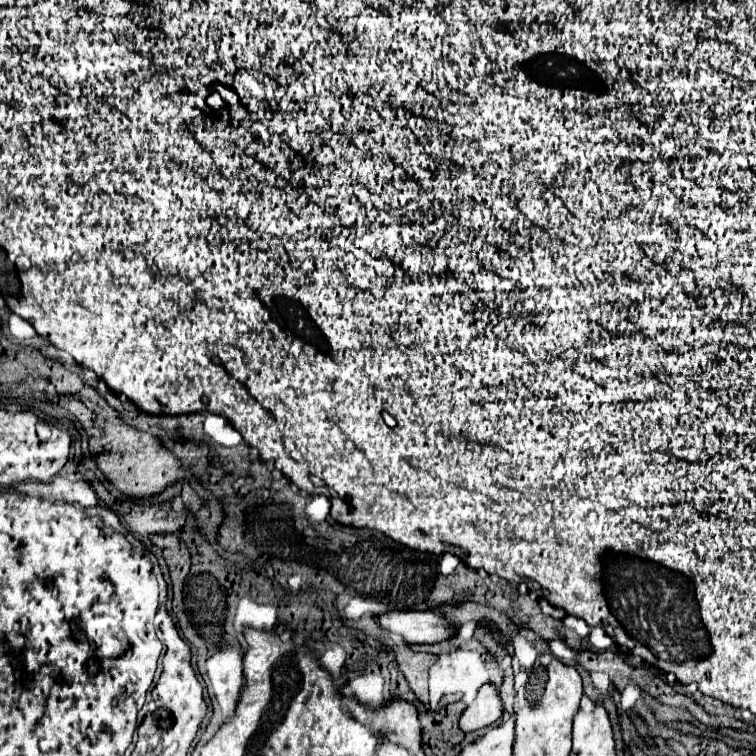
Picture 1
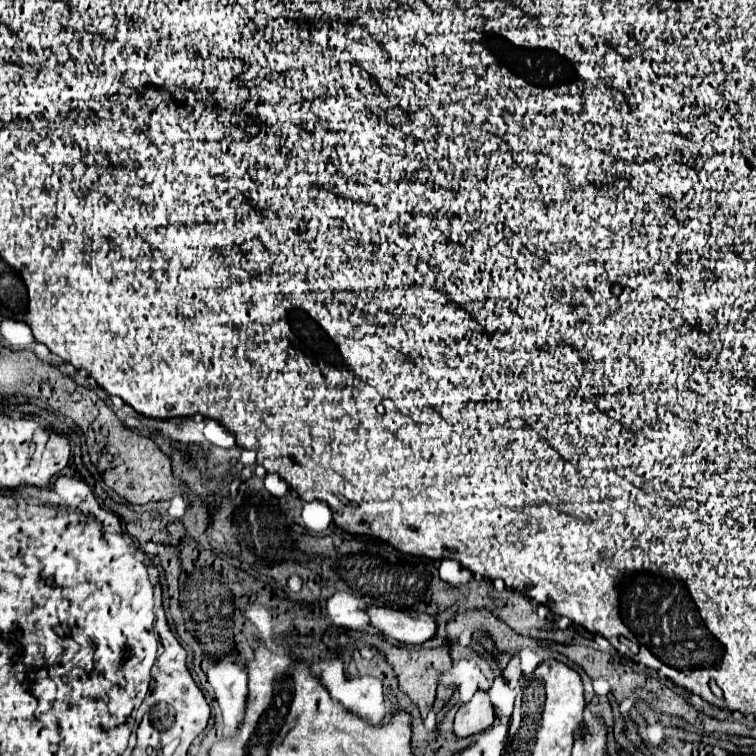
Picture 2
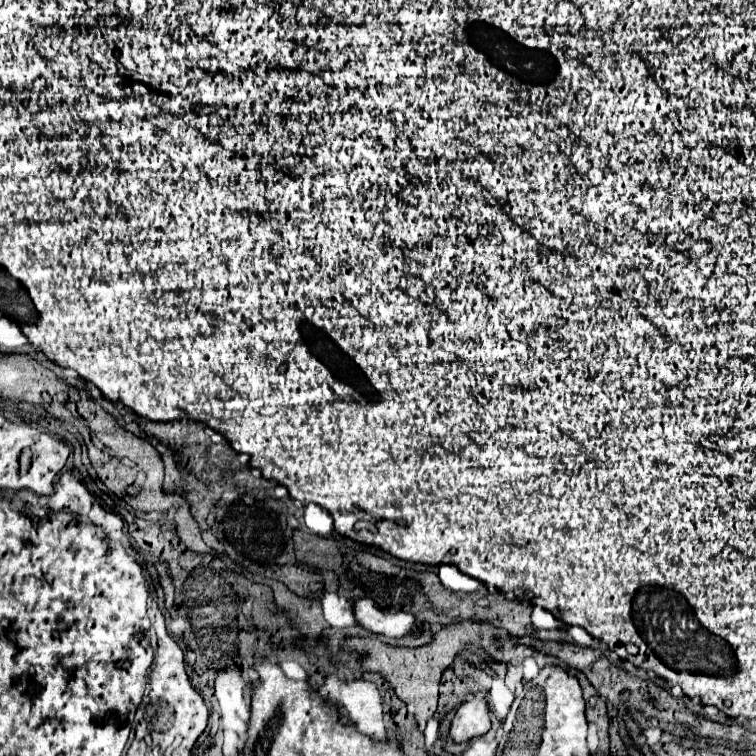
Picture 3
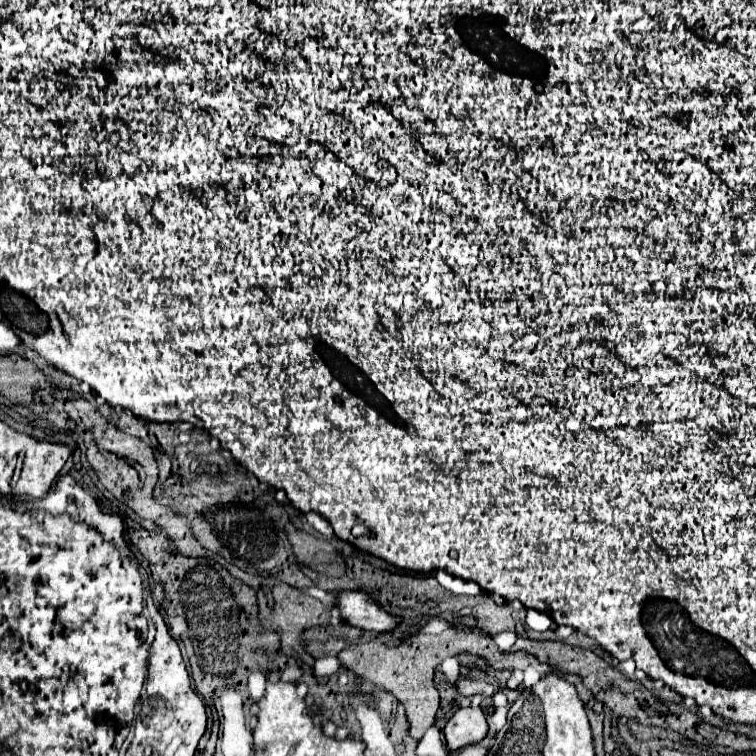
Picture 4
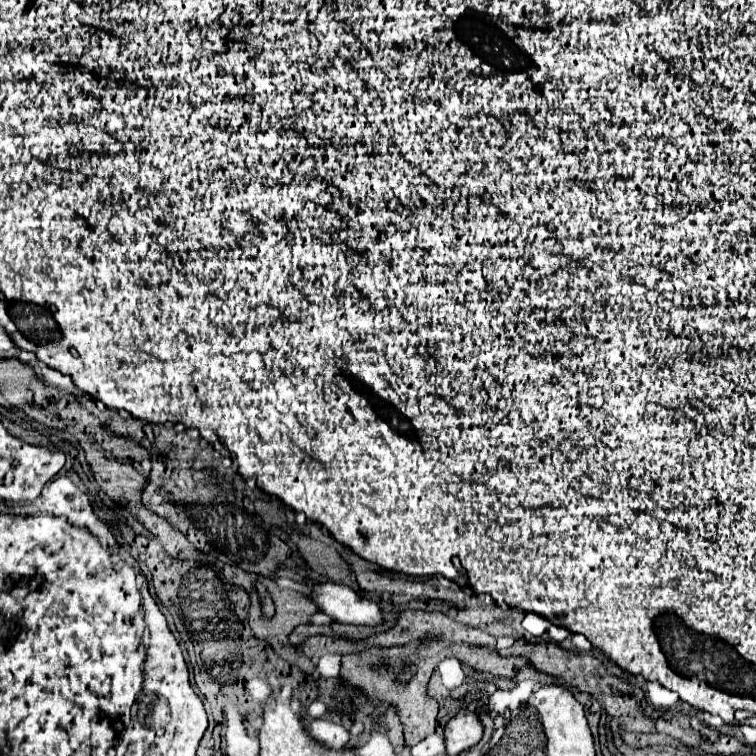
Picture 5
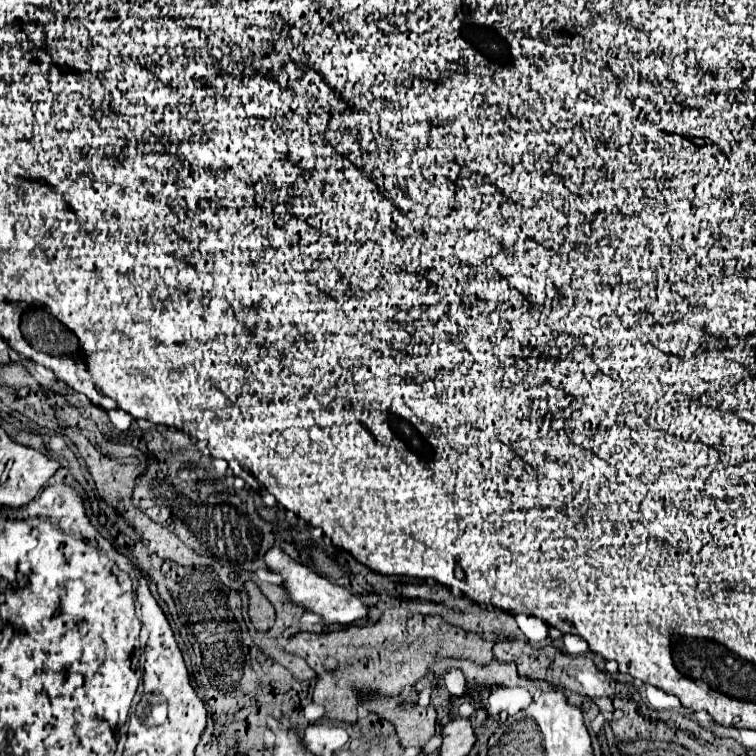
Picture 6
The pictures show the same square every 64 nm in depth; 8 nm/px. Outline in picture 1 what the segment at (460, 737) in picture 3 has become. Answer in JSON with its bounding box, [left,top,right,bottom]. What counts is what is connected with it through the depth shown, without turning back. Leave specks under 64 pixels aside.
[458,684,502,732]

